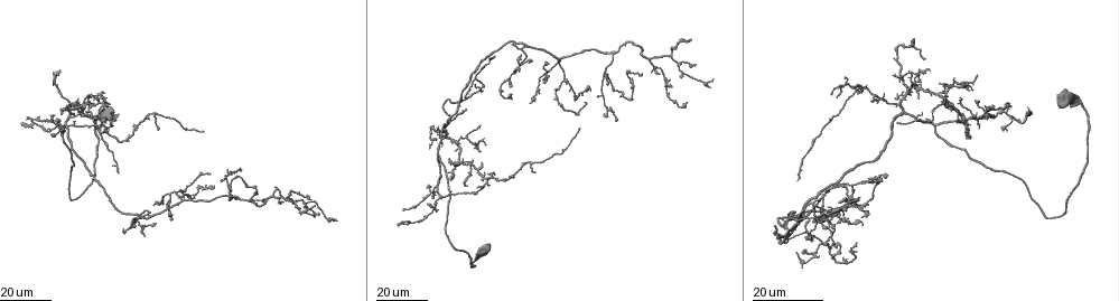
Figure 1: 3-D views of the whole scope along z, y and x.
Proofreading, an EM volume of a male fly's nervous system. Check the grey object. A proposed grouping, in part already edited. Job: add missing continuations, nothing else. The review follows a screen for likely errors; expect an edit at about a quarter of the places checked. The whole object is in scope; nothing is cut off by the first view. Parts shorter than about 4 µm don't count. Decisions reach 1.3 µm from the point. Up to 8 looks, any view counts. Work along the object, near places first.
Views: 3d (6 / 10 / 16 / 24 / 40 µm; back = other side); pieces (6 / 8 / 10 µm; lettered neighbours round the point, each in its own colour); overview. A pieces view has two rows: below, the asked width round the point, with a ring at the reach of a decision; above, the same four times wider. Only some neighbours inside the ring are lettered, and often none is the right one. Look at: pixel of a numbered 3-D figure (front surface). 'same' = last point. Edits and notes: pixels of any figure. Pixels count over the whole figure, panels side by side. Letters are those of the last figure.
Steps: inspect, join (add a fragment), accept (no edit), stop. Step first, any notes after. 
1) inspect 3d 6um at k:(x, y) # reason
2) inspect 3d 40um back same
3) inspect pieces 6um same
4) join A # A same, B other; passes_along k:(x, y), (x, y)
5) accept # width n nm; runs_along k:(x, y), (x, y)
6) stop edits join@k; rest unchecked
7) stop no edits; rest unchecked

inspect 3d 24um at 1:(480, 126) # branch stops here

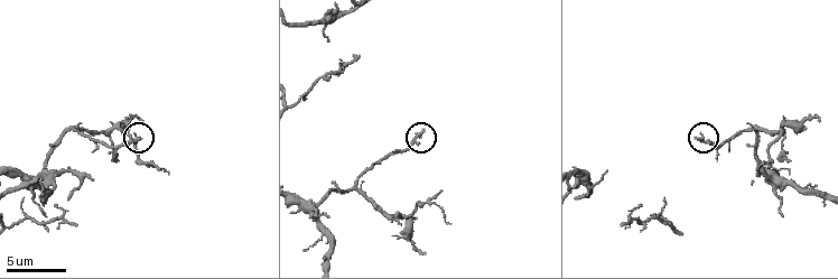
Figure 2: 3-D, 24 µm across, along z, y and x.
inspect pieces 8um at 2:(425, 132) # see the neighbours

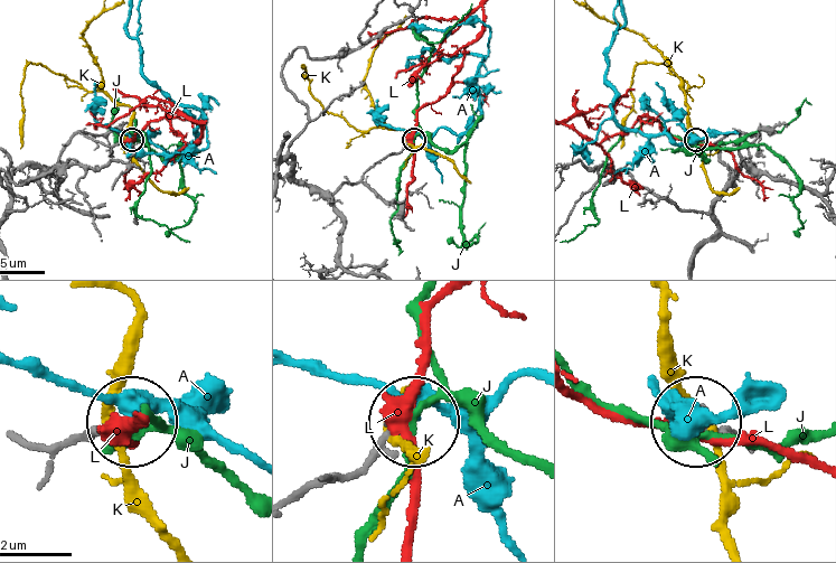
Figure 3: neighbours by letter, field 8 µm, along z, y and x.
accept # A other, J other, K other, L other; runs_along 3:(294, 177), (332, 193), (344, 184), (357, 181), (413, 139); no lettered fragment goes on from it

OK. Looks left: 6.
inspect 3d 24um at 1:(137, 219)

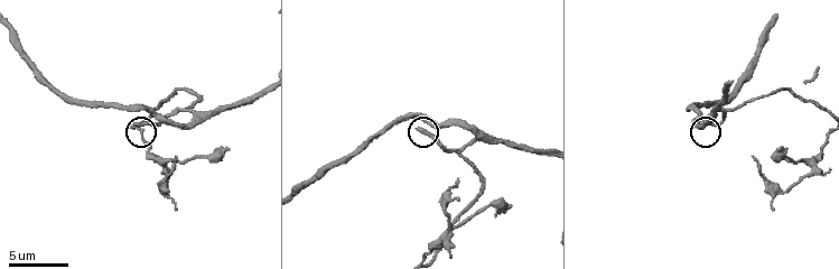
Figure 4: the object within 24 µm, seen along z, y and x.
inspect pieces 6um at 4:(418, 130)

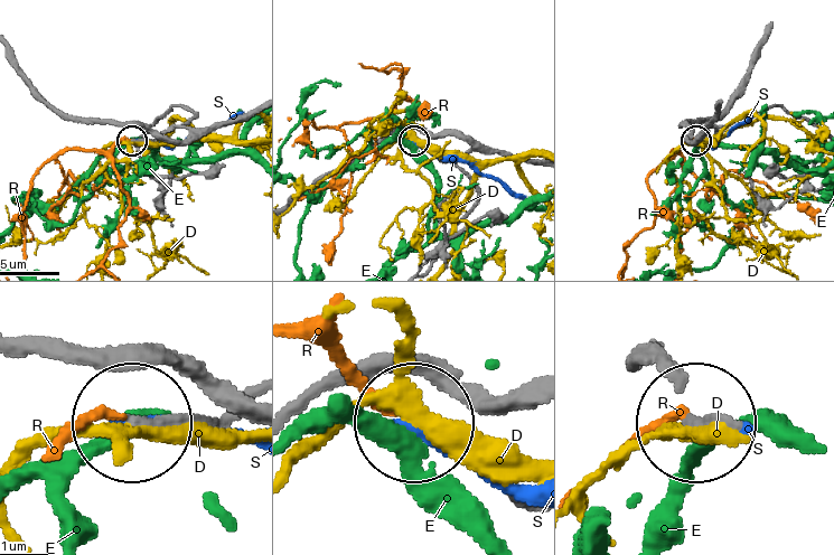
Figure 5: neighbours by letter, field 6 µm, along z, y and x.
join R # width 210 nm; D other, E other, R same, S other; passes_along 5:(731, 420), (654, 423); it goes on there

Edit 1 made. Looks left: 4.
inspect 3d 24um at 1:(599, 94) # free end

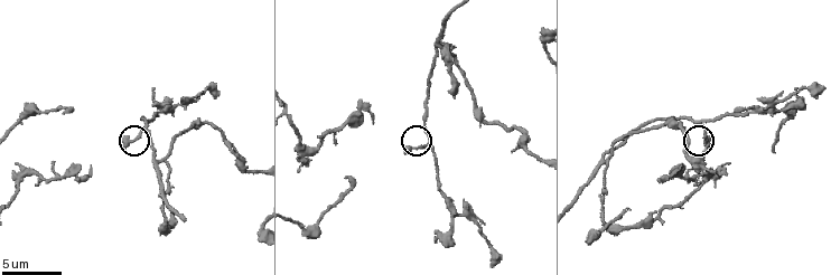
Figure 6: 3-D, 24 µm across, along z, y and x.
inspect pieces 10um at 6:(125, 137) # what lies round it

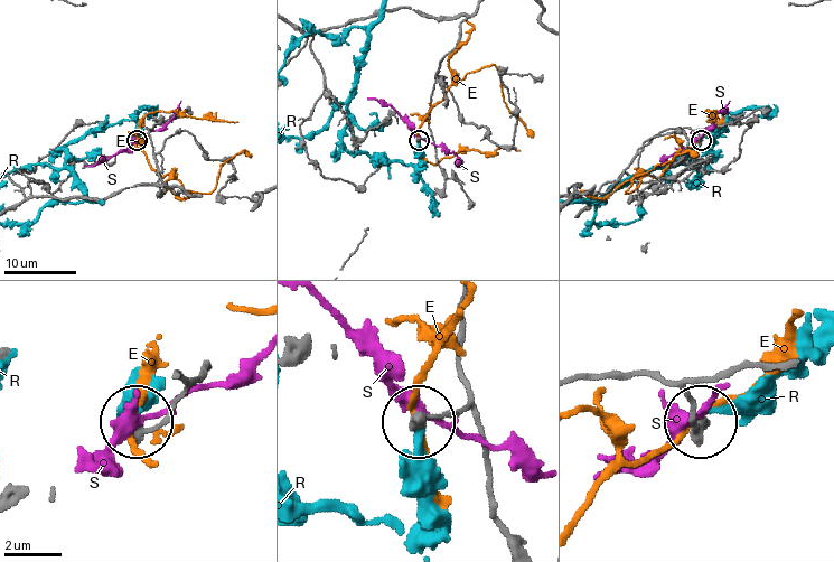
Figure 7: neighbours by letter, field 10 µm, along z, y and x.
accept # E other, R other, S other; runs_along 7:(449, 52), (437, 72), (431, 96), (431, 134), (419, 139); none of them fits

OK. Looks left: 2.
inspect 3d 24um at 1:(651, 73) # branch stops here

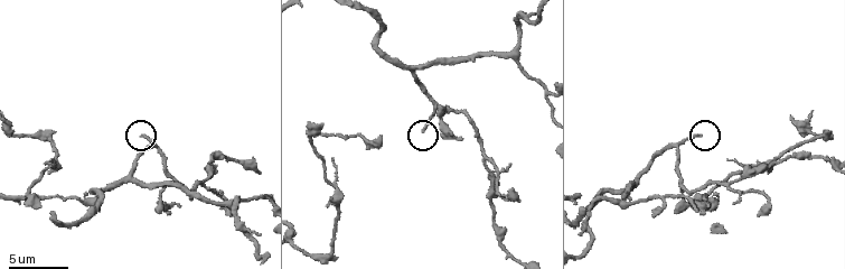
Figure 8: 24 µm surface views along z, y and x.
inspect pieces 10um at 8:(422, 129) # what lies round it

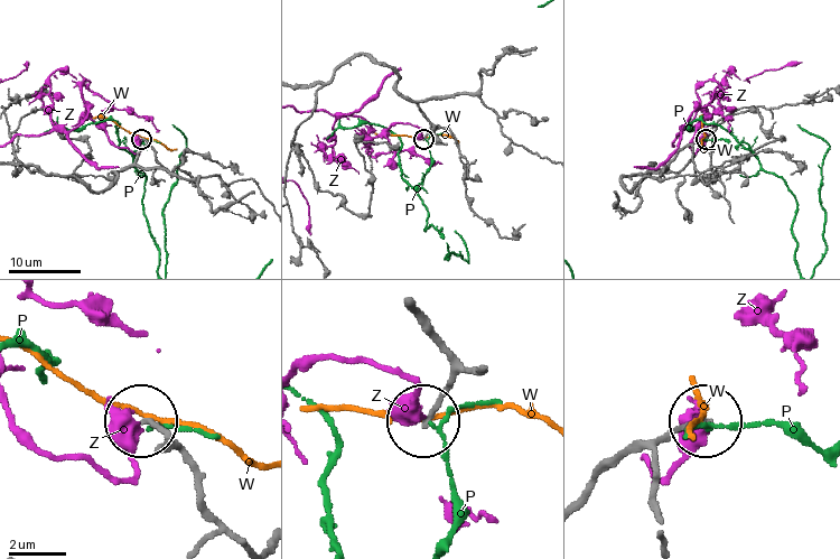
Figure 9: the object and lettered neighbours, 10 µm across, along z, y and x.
accept # P other, W other, Z other; no lettered fragment goes on from it

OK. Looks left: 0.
stop edits join@5; rest unchecked

